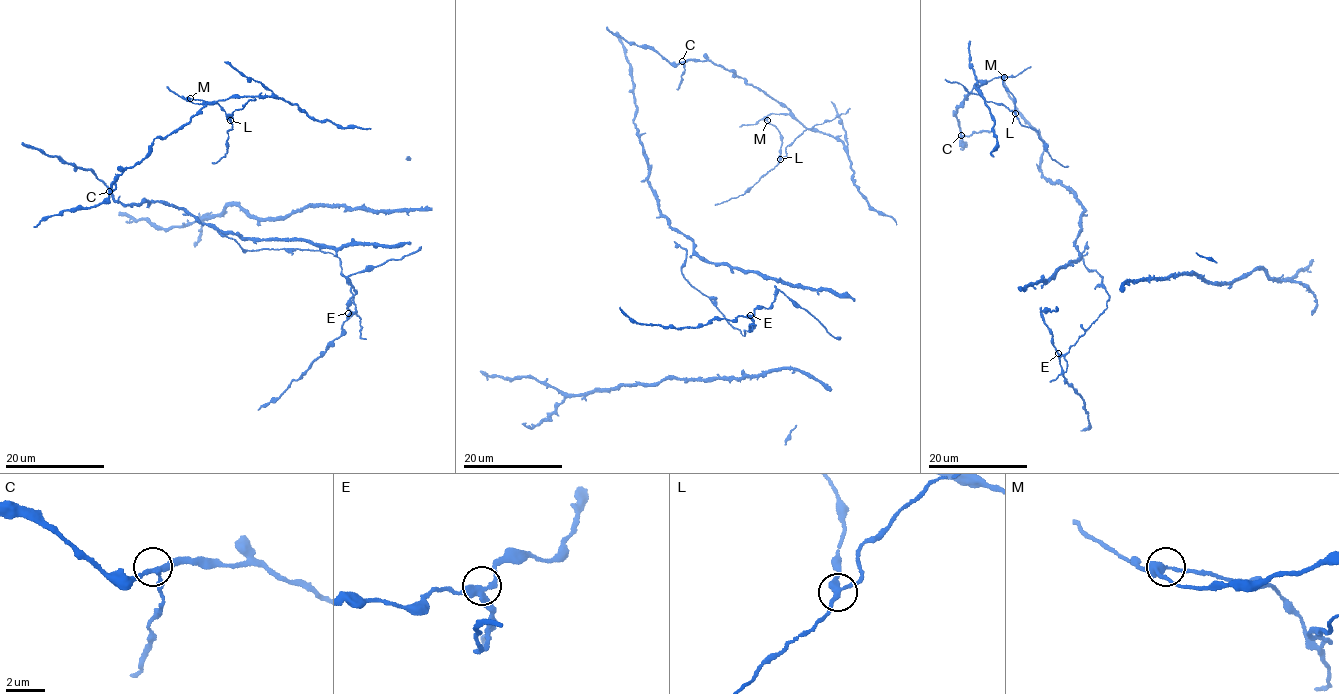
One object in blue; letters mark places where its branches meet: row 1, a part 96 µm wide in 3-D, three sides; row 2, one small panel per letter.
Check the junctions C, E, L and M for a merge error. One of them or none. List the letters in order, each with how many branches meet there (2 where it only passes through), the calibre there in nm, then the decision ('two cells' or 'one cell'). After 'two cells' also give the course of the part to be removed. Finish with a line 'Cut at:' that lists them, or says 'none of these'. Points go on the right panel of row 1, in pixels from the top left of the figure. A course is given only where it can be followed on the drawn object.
C: 3 branches meet; 200 nm thick; one cell
E: 3 branches meet; 280 nm thick; one cell
L: 3 branches meet; 240 nm thick; two cells; foreign part runs (1014, 114), (1004, 106), (989, 102), (944, 79)
M: 3 branches meet; 360 nm thick; one cell
Cut at: L

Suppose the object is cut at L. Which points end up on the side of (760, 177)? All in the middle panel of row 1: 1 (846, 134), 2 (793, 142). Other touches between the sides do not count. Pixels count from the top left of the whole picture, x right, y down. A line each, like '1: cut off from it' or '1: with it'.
1: cut off from it
2: with it

